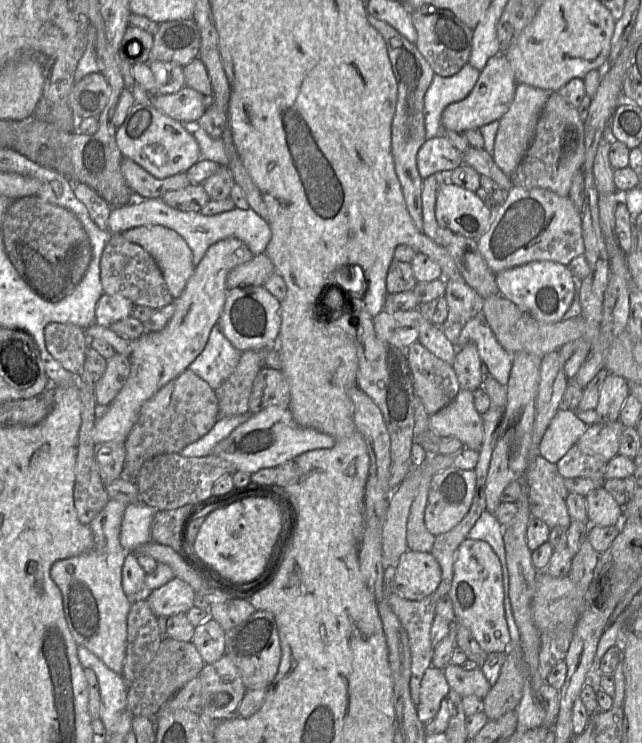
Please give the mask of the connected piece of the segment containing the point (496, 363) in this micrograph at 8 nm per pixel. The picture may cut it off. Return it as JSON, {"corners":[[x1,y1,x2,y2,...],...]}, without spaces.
{"corners":[[482,312,464,325,455,346,461,349,468,343,476,345,480,359,487,367,487,373,505,386,512,368,512,353,505,350,497,341]]}

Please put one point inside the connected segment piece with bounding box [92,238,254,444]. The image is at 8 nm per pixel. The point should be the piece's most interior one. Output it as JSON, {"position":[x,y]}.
{"position":[156,358]}

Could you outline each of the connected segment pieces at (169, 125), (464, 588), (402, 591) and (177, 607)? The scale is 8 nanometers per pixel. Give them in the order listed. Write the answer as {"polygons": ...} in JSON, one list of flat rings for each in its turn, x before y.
{"polygons":[[[150,103,131,107,122,125,116,129,115,139,124,157,133,160,158,179,186,172,201,160,195,137,181,122,163,114]],[[466,538,459,545,448,596,452,600,455,622,468,628,485,652,506,652,509,649,511,636,505,616,502,566,487,542]],[[407,550,395,565,392,581,392,591,407,600,420,601,431,595,441,581,441,568,430,552]],[[178,577,147,593,147,601,153,613,157,617,167,618,179,613,187,613,194,607,196,596,192,586]]]}

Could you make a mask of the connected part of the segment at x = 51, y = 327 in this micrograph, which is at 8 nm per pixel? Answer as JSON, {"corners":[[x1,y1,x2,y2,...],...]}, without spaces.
{"corners":[[52,322,44,330,45,345,51,356,56,359,66,370,75,375,80,375,84,370,86,352,89,339,86,331,74,324]]}

